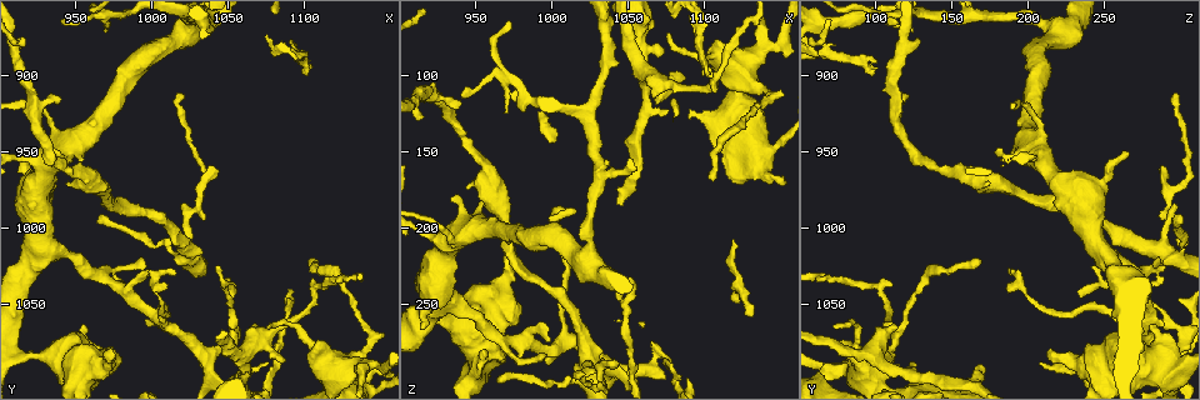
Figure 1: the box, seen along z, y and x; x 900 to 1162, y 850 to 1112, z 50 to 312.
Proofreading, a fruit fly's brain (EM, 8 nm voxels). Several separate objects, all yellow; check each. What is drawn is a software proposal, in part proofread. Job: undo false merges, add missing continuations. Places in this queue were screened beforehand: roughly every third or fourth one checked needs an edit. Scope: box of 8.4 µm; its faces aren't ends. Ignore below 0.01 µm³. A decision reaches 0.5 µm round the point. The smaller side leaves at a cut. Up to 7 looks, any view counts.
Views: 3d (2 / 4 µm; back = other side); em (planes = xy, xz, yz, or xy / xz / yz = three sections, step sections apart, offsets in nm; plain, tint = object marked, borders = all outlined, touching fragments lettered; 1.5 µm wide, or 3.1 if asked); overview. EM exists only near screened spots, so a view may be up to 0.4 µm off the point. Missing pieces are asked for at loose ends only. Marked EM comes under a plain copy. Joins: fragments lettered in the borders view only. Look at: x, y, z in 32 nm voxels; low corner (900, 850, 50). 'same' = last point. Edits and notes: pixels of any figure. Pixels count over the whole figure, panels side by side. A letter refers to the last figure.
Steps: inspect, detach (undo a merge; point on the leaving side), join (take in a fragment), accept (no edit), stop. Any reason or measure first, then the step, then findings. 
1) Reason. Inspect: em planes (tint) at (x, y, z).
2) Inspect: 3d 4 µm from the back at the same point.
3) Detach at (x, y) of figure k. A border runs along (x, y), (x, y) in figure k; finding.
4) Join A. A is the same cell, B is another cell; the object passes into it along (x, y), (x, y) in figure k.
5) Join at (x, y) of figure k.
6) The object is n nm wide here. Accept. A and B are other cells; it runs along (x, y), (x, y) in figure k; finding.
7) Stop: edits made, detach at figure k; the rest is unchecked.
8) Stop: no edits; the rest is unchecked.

Thick turns thin. Inspect: em yz step 4 (borders) at (1098, 1068, 86).

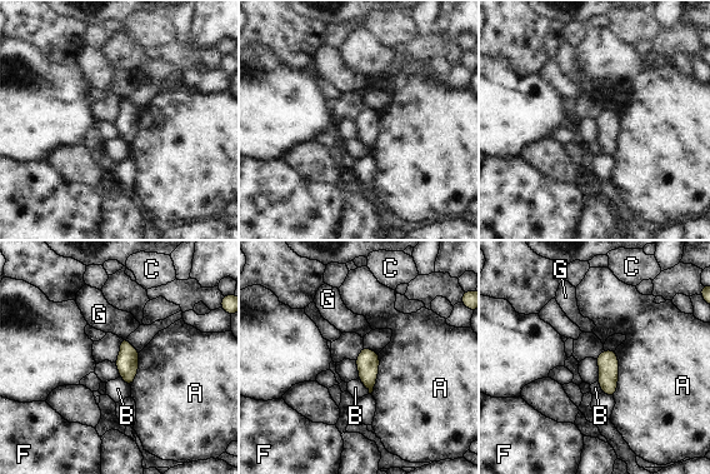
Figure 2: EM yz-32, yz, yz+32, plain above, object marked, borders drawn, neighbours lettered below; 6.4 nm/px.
The longest contact is with A, 280 nm. Accept. A, B, C, F and G are other cells; a border runs along (615, 352), (618, 388), (613, 395) in figure 2; continuous, no second neuron.

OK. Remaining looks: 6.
Thick turns thin. Inspect: 3d 4 µm at (918, 966, 254).

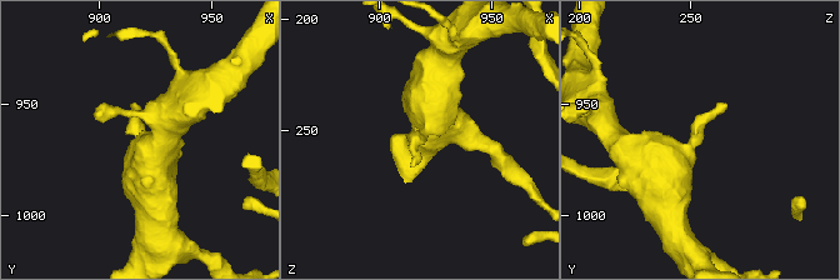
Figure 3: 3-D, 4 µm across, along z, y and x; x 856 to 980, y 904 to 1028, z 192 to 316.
Inspect: em planes (tint) at (919, 964, 254).

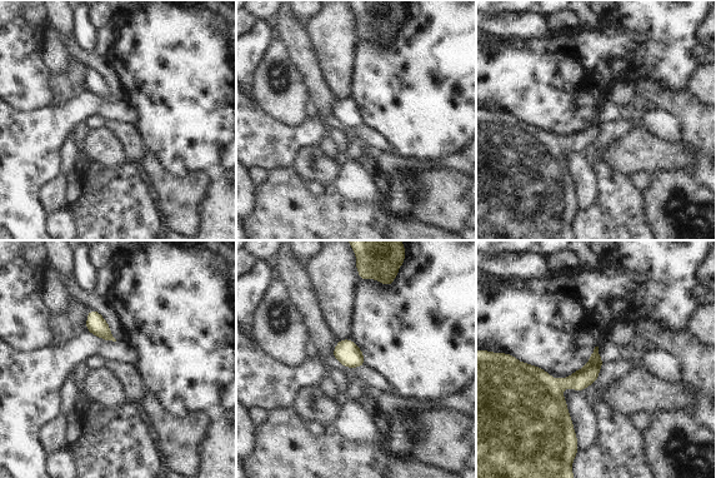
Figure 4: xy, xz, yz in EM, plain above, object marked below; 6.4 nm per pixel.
Inspect: em planes (borders) at the same point.

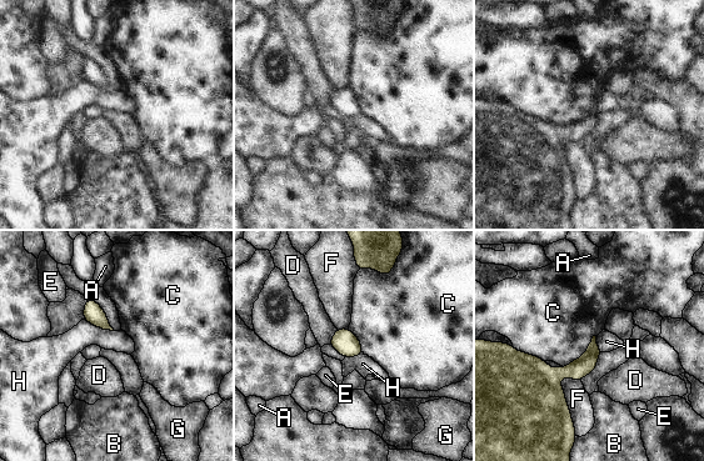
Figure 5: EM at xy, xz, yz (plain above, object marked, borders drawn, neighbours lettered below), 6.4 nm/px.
The object is 20 nm wide here. Accept. A, B, C, D, E, F, G and H are other cells; a border runs along (84, 319), (99, 327), (113, 331) in figure 5; continuous, no second neuron.

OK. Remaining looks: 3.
Free end. Inspect: em planes (borders) at (1022, 910, 294).

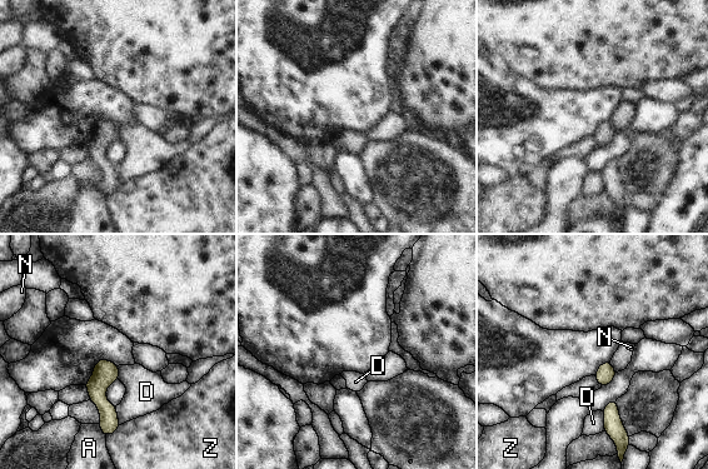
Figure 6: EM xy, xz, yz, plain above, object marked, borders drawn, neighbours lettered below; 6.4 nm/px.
The longest contact is with D, 130 nm. Accept. A, D, N and Z are other cells; a border runs along (602, 412), (604, 430) in figure 6; no lettered fragment goes on from it.

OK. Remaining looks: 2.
Stop: no edits; the rest is unchecked.

